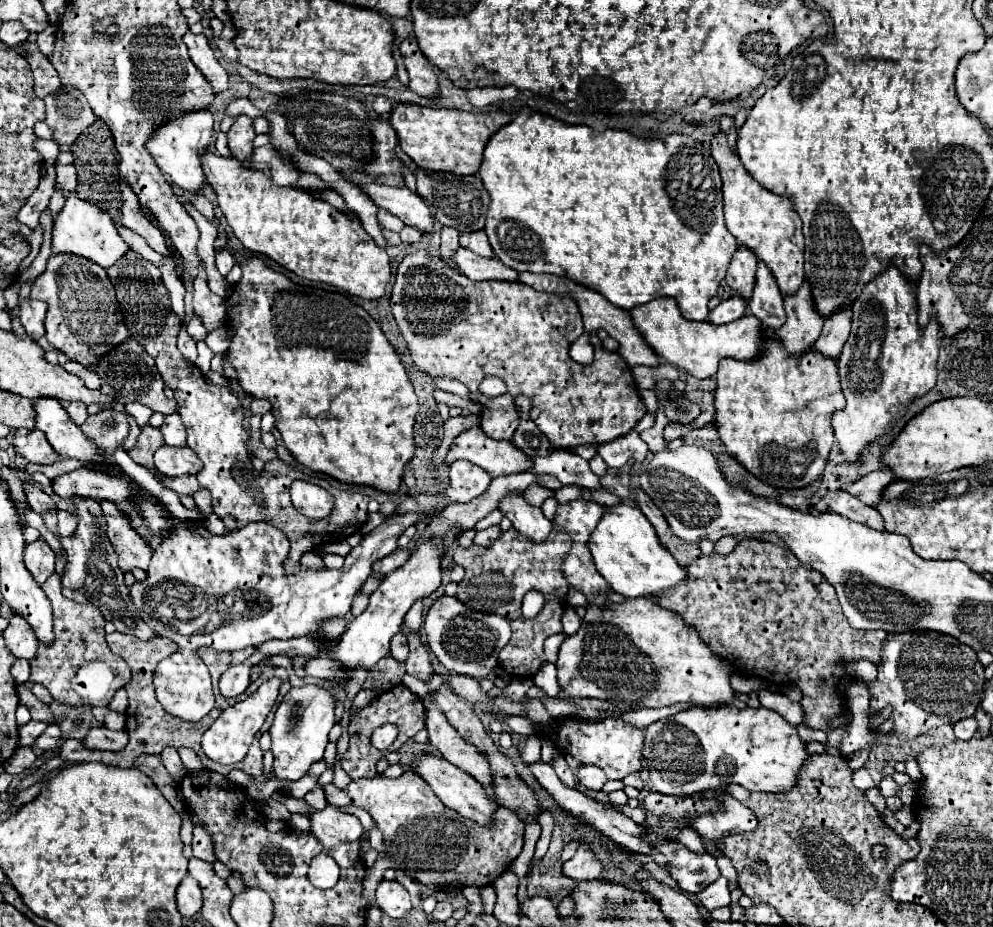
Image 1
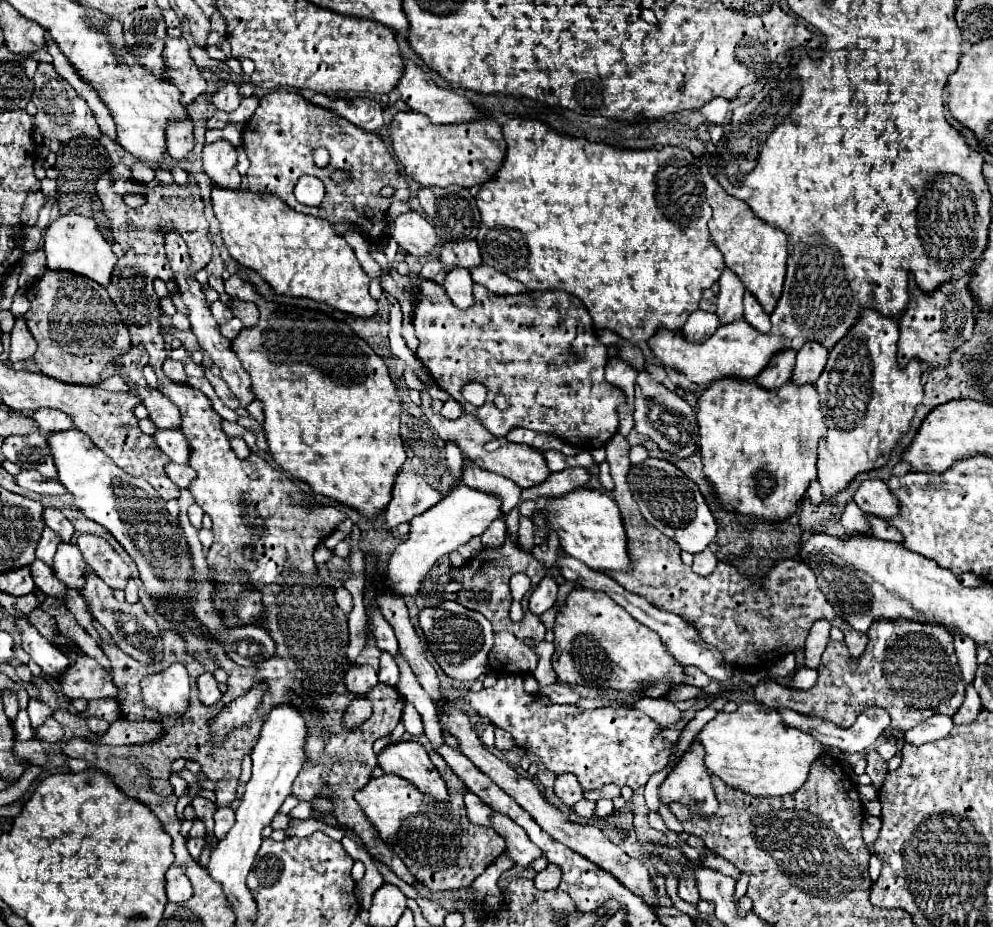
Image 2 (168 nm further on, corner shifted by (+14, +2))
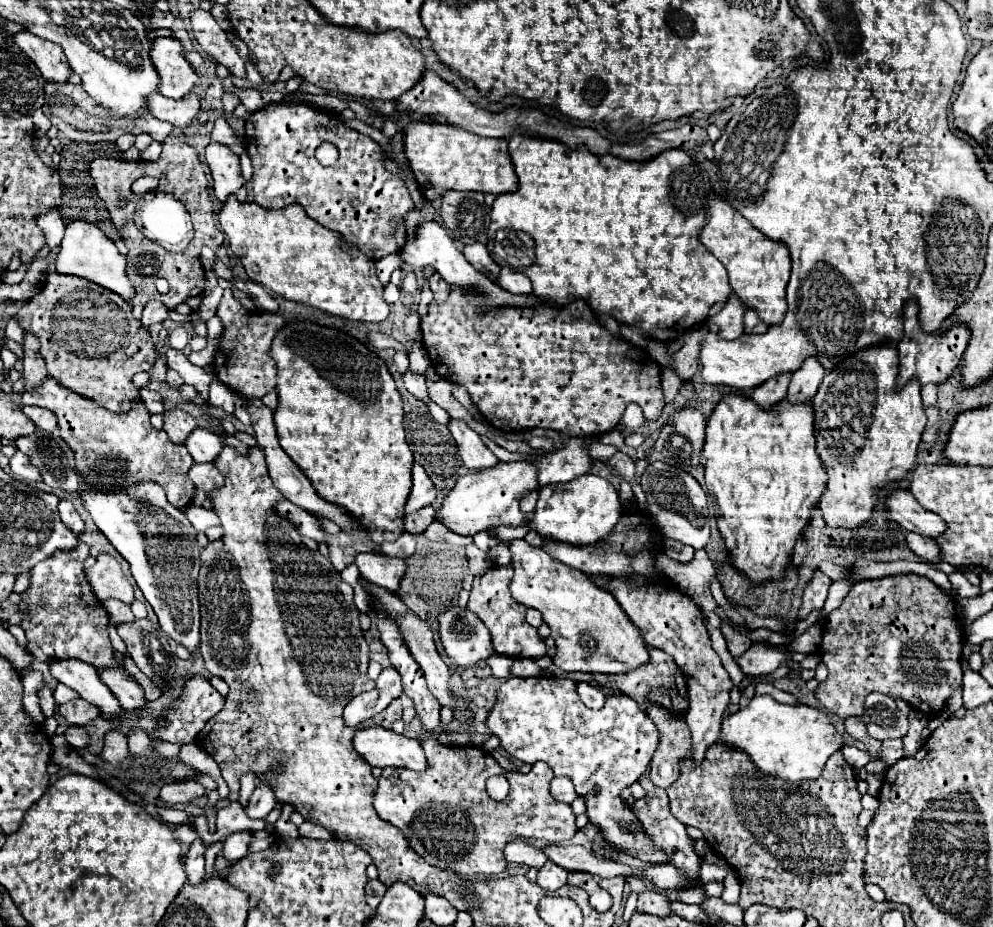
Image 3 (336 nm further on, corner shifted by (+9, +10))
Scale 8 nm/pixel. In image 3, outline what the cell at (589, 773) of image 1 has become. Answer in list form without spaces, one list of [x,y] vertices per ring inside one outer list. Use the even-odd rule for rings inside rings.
[[[554,777],[550,781],[550,793],[556,801],[562,801],[562,803],[572,803],[576,799],[574,785],[570,785],[568,777]]]

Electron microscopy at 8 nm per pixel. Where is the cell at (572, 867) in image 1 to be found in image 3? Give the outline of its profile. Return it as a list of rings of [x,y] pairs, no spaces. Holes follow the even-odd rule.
[[[546,861],[546,865],[538,871],[538,879],[536,883],[544,889],[544,891],[556,891],[560,889],[562,885],[566,885],[566,877],[568,877],[568,871],[558,867],[556,863],[552,861]]]

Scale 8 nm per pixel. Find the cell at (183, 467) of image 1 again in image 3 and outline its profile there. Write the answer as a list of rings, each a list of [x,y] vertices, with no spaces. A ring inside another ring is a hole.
[[[198,463],[198,465],[194,465],[190,469],[190,479],[204,493],[210,493],[210,489],[220,489],[224,485],[224,475],[216,469],[214,463]]]

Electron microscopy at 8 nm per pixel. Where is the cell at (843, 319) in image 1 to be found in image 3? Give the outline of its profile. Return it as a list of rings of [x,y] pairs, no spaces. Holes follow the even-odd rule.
[[[810,357],[810,361],[804,361],[804,365],[798,369],[798,373],[792,375],[786,399],[790,403],[808,403],[816,395],[822,379],[824,379],[822,365],[818,365],[818,361],[814,361],[814,357]]]

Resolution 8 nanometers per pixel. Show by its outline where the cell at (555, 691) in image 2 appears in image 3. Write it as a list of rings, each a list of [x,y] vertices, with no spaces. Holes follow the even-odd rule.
[[[578,683],[576,689],[578,689],[582,701],[584,701],[588,707],[592,707],[592,709],[600,709],[600,707],[604,707],[604,703],[606,703],[606,695],[604,695],[598,687],[588,685],[588,683]]]

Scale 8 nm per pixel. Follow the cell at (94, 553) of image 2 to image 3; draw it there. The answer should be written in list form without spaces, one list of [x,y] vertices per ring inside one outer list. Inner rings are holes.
[[[98,555],[94,567],[86,569],[86,577],[94,589],[94,595],[100,601],[106,599],[120,599],[122,603],[130,605],[134,601],[134,589],[122,573],[120,563],[110,555]]]

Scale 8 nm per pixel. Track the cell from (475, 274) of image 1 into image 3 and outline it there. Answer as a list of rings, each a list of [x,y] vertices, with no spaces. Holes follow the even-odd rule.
[[[502,269],[496,283],[510,293],[528,293],[528,277],[514,269]]]

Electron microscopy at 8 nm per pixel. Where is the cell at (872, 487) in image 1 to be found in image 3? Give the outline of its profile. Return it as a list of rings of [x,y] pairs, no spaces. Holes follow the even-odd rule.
[[[894,491],[888,497],[888,517],[896,521],[904,531],[912,531],[924,537],[940,537],[946,531],[946,521],[932,511],[926,511],[908,491]]]

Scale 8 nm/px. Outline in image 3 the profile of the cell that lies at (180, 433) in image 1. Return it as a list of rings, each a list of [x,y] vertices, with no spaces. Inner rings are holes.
[[[194,429],[186,439],[186,449],[196,463],[214,463],[224,449],[224,443],[218,435],[206,429]]]

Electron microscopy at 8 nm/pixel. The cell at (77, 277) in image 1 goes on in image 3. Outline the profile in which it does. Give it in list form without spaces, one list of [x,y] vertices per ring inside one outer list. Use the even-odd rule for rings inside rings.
[[[50,273],[44,289],[32,301],[24,303],[16,313],[18,325],[38,337],[40,355],[46,361],[50,377],[54,377],[62,387],[92,399],[112,413],[128,413],[130,405],[140,399],[140,389],[132,383],[132,375],[138,371],[152,369],[156,361],[156,349],[150,337],[150,331],[142,329],[142,323],[132,317],[132,307],[122,301],[116,293],[102,289],[86,279],[76,279],[70,275]]]

